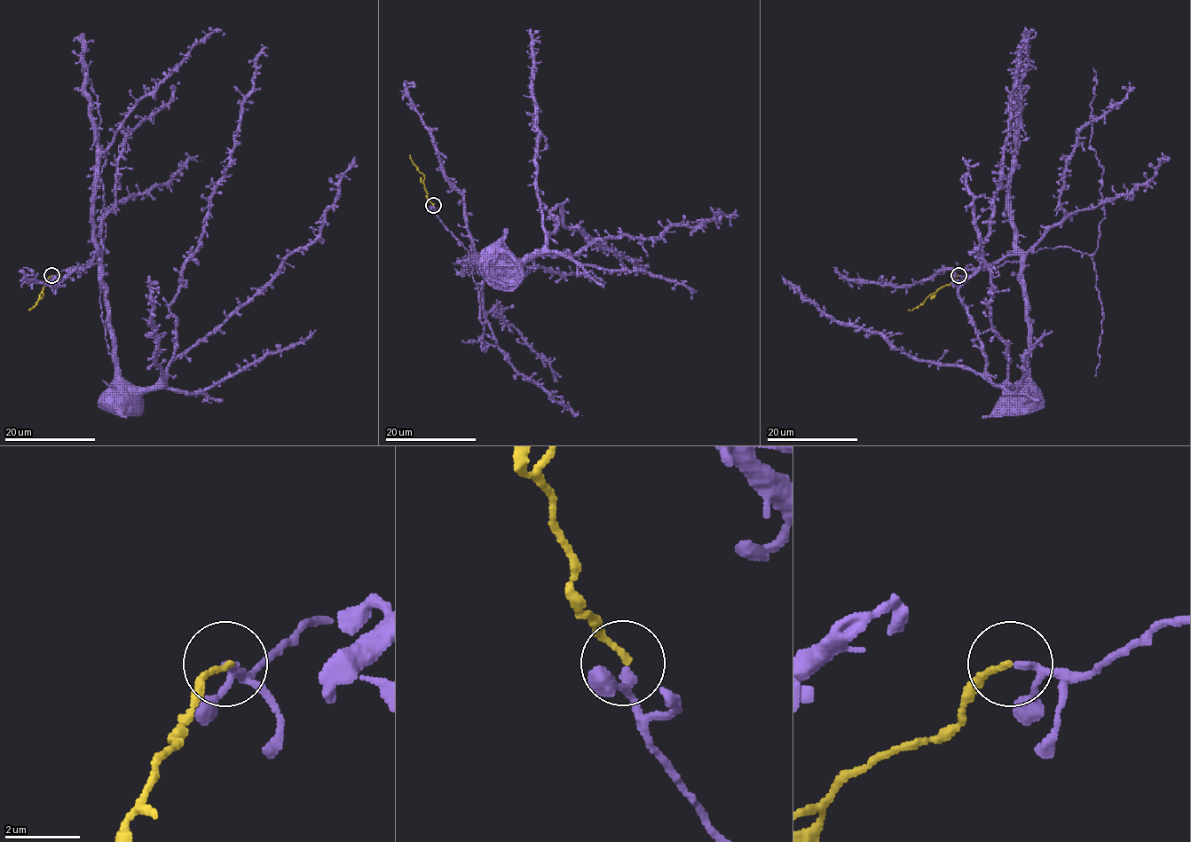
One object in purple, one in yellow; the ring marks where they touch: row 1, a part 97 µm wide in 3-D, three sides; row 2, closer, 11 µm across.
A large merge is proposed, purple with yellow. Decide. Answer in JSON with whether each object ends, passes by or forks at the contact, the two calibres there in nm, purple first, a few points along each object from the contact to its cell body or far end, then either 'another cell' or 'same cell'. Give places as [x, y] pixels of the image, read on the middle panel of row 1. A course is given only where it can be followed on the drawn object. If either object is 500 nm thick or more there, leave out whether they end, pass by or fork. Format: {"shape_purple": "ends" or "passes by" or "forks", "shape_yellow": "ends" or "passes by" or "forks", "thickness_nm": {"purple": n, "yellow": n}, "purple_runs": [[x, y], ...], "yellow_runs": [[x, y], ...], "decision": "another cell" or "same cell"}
{"shape_purple": "passes by", "shape_yellow": "ends", "thickness_nm": {"purple": 160, "yellow": 150}, "purple_runs": [[432, 206], [436, 216], [469, 254], [477, 287], [484, 279], [484, 269], [495, 275], [495, 262], [497, 263]], "yellow_runs": [[432, 205], [425, 190], [425, 177], [410, 155]], "decision": "same cell"}

